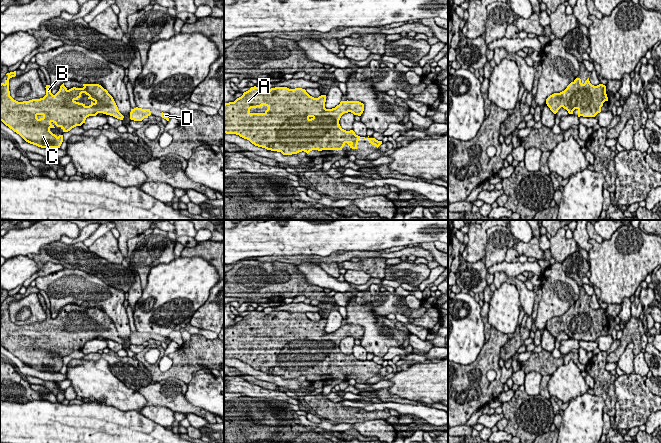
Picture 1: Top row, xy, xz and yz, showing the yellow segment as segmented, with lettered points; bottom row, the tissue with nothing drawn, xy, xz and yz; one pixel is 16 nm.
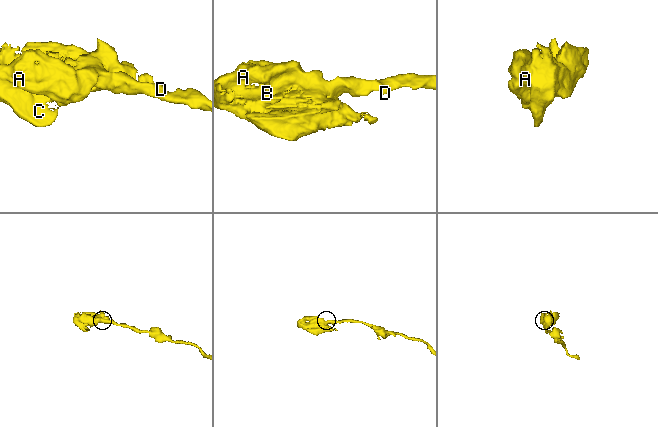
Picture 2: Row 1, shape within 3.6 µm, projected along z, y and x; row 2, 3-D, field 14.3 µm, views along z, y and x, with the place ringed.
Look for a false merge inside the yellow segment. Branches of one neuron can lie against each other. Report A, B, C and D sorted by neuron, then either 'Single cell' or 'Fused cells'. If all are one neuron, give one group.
Groups: A B C D. Single cell

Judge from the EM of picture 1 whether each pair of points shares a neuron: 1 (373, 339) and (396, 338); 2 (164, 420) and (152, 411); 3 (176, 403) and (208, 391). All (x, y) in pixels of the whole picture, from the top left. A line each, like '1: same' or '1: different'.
1: same
2: same
3: different

